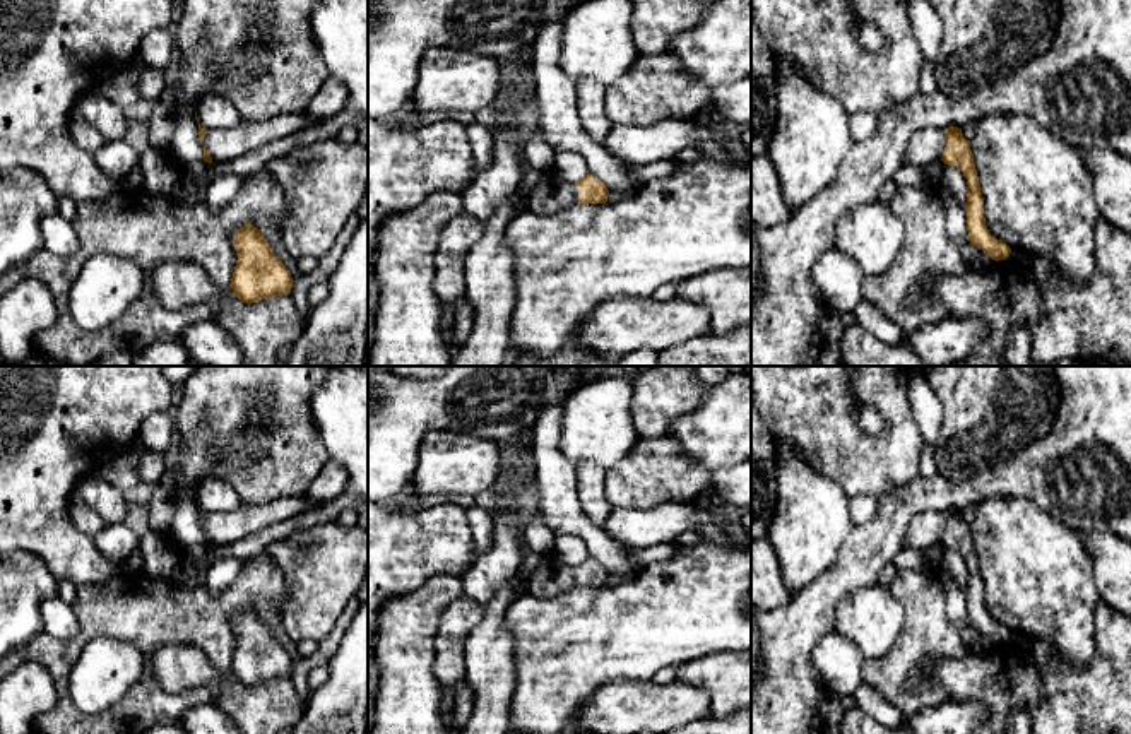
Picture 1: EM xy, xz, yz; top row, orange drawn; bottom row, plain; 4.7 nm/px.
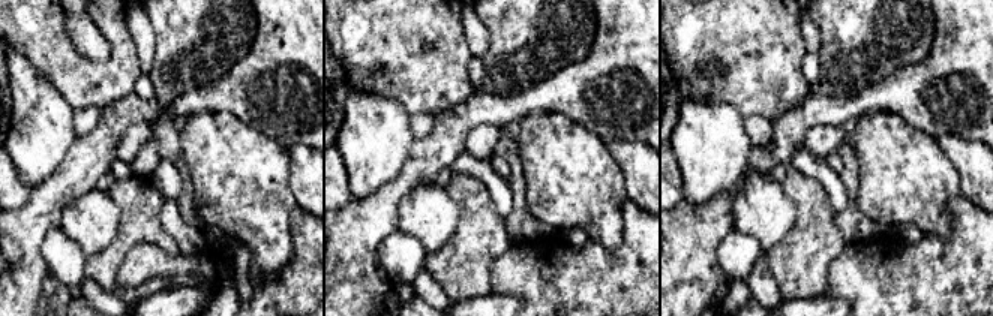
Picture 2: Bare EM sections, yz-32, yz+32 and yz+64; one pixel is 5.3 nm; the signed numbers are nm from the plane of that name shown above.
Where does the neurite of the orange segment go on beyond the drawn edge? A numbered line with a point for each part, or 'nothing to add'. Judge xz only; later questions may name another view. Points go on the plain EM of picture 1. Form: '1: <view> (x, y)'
1: xz (551, 577)

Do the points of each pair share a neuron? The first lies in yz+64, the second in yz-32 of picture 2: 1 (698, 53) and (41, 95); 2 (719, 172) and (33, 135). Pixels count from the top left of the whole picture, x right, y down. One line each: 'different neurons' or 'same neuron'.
1: different neurons
2: same neuron

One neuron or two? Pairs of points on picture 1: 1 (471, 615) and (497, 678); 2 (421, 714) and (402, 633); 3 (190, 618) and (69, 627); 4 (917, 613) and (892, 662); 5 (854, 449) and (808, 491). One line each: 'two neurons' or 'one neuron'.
1: two neurons
2: one neuron
3: two neurons
4: one neuron
5: two neurons

